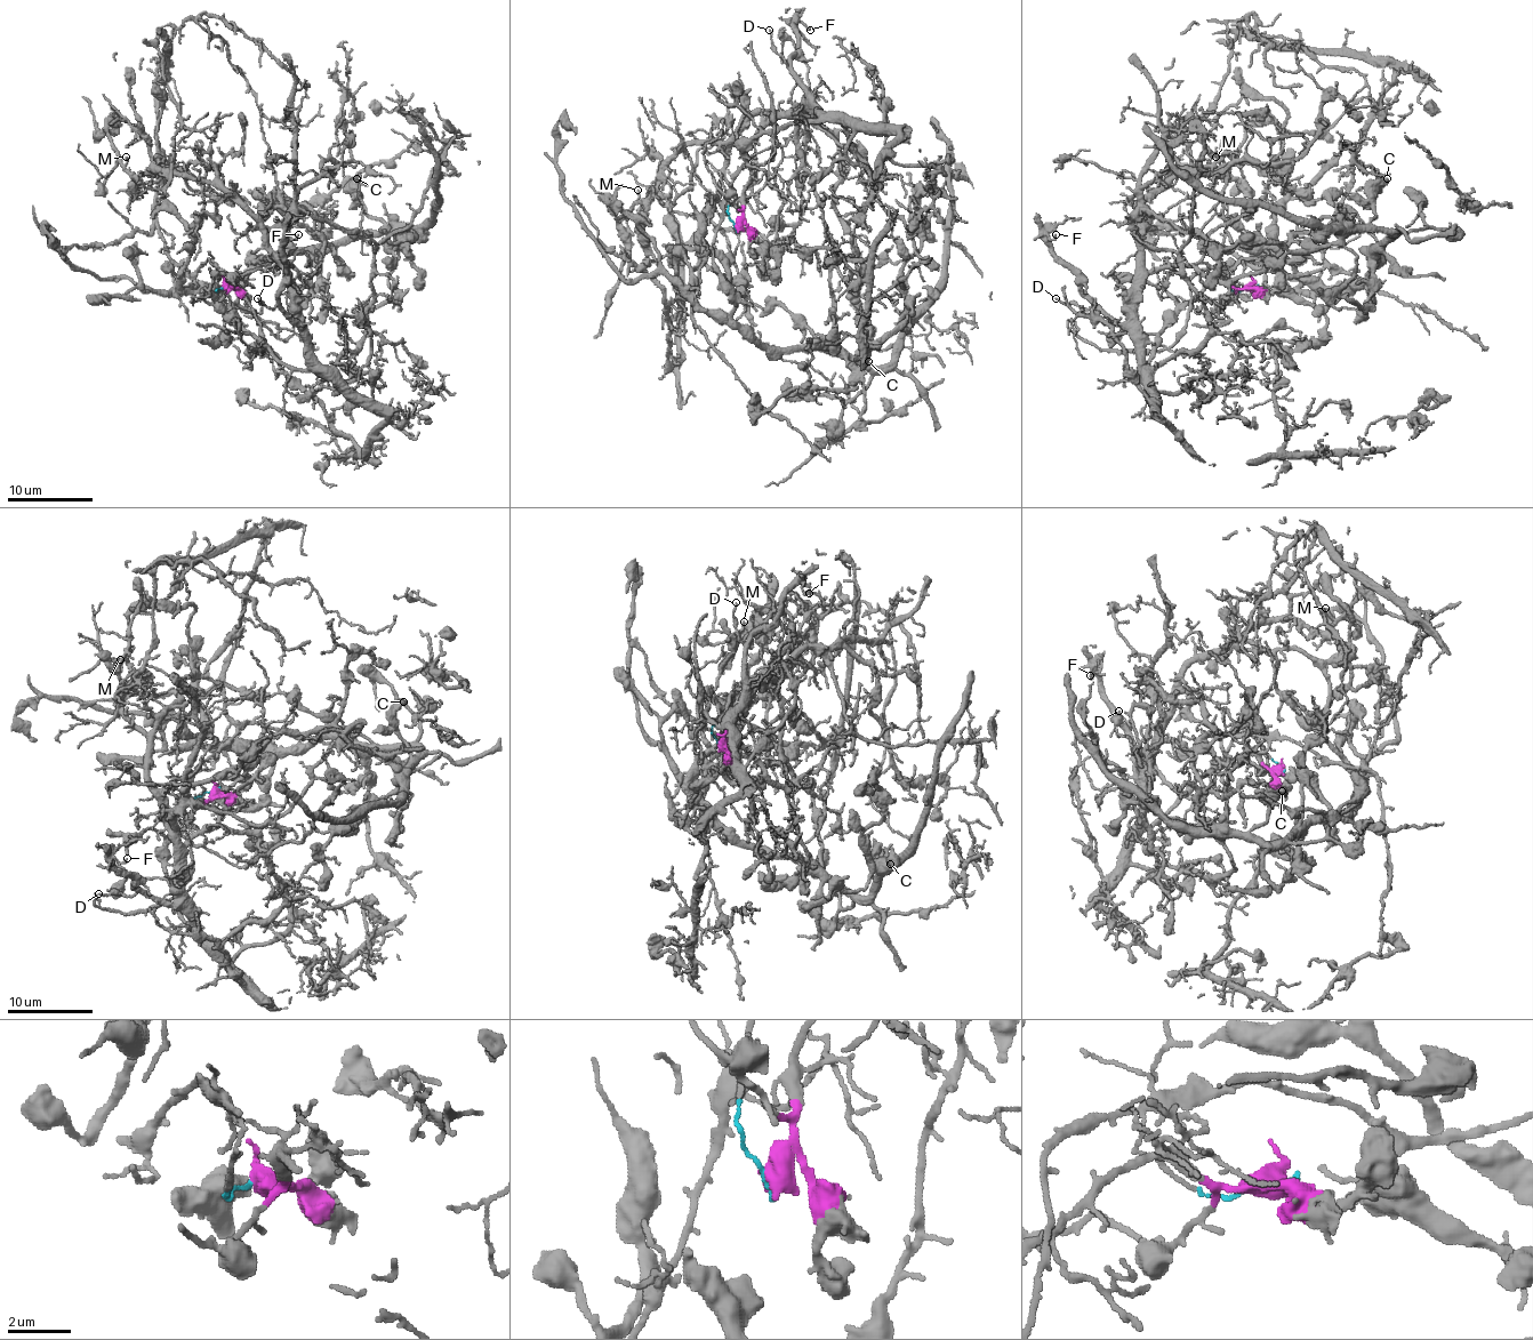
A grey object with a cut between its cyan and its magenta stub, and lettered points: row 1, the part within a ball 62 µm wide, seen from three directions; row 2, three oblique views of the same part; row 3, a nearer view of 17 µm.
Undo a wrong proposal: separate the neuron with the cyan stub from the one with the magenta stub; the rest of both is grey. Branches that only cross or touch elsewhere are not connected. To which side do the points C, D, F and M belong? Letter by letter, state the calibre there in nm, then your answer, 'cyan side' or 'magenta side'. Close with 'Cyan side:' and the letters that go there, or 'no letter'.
C: 600 nm | magenta side
D: 100 nm | magenta side
F: 140 nm | magenta side
M: 140 nm | magenta side
Cyan side: no letter

